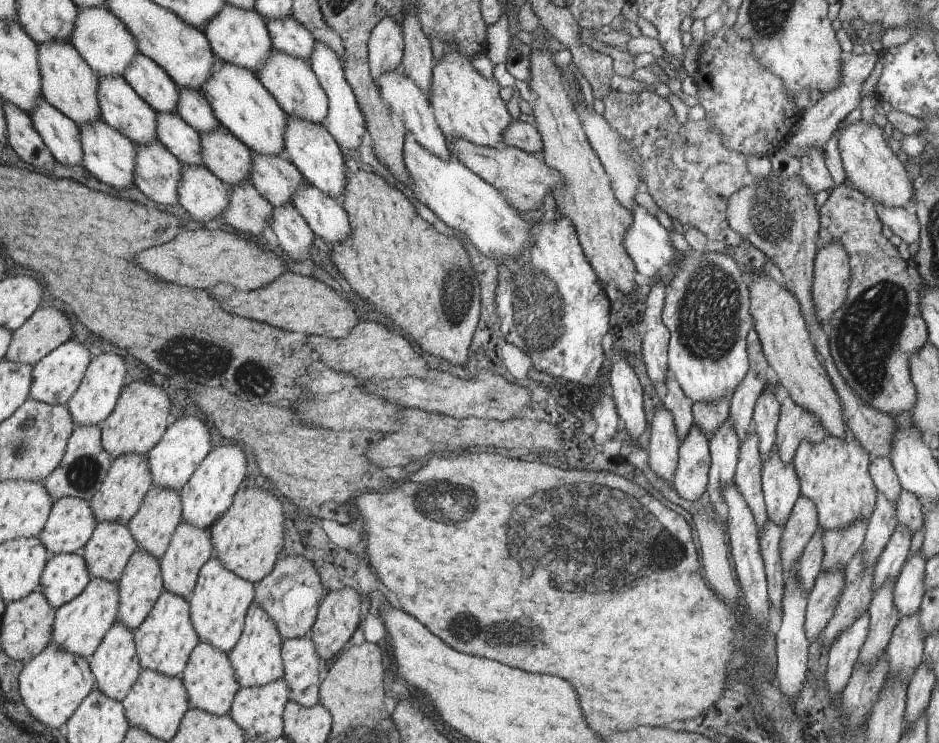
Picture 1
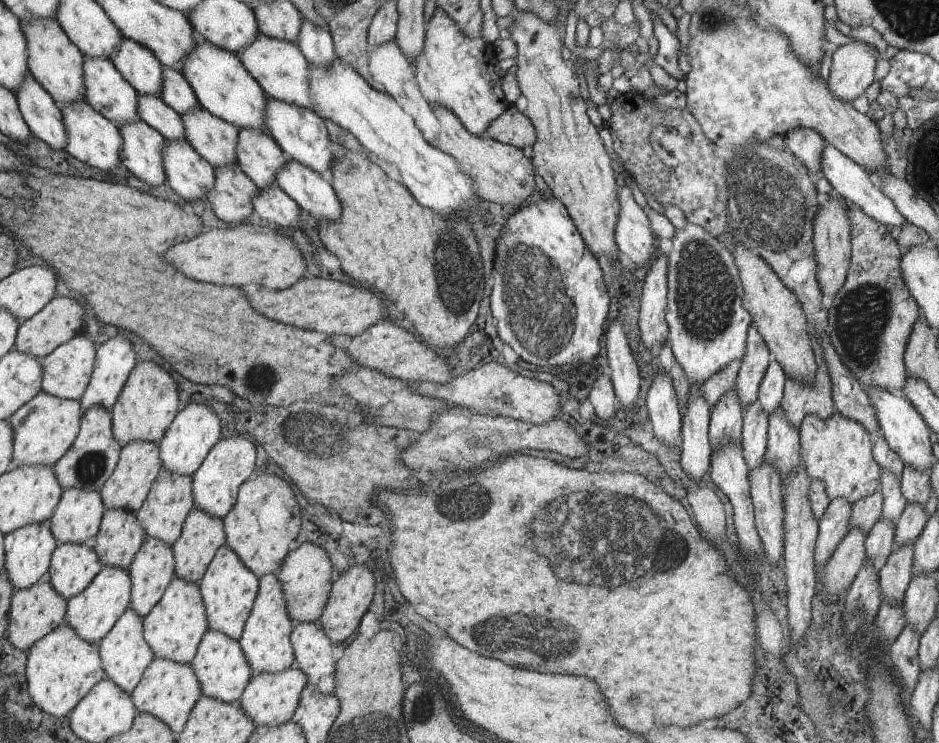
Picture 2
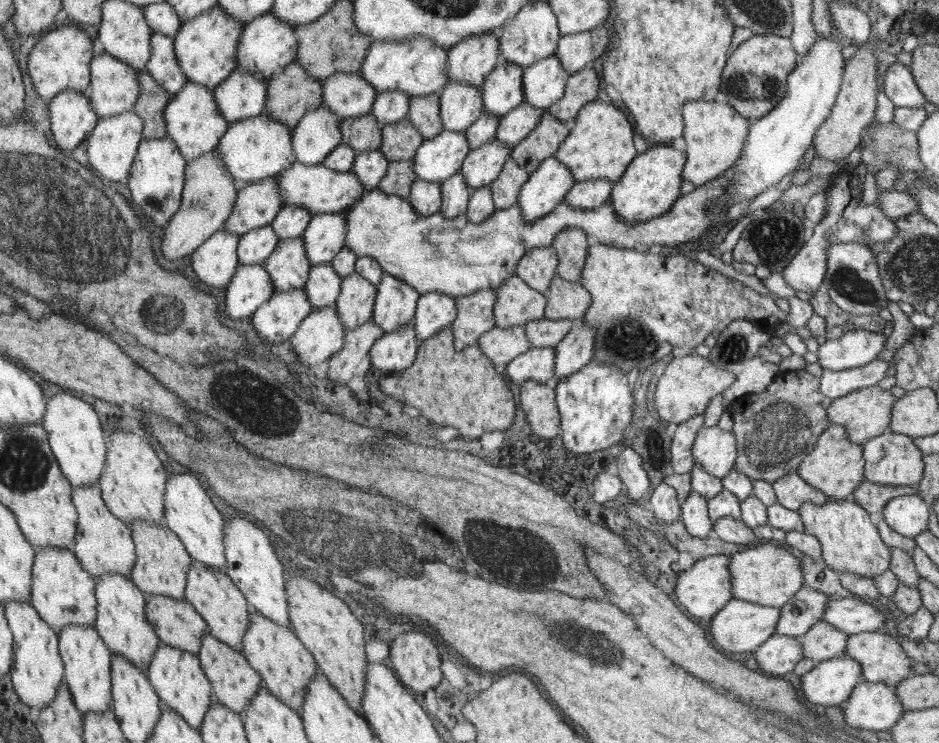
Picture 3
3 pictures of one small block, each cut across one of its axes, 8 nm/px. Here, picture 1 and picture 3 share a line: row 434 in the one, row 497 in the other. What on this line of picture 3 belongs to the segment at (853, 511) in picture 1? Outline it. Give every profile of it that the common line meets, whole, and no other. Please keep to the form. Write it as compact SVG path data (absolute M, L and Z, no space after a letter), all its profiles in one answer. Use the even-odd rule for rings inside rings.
M852 496L840 502L829 498L824 506L804 502L798 512L805 532L819 538L826 566L840 573L854 573L870 578L890 568L891 549L883 541L877 527L872 524L868 512L860 508Z

